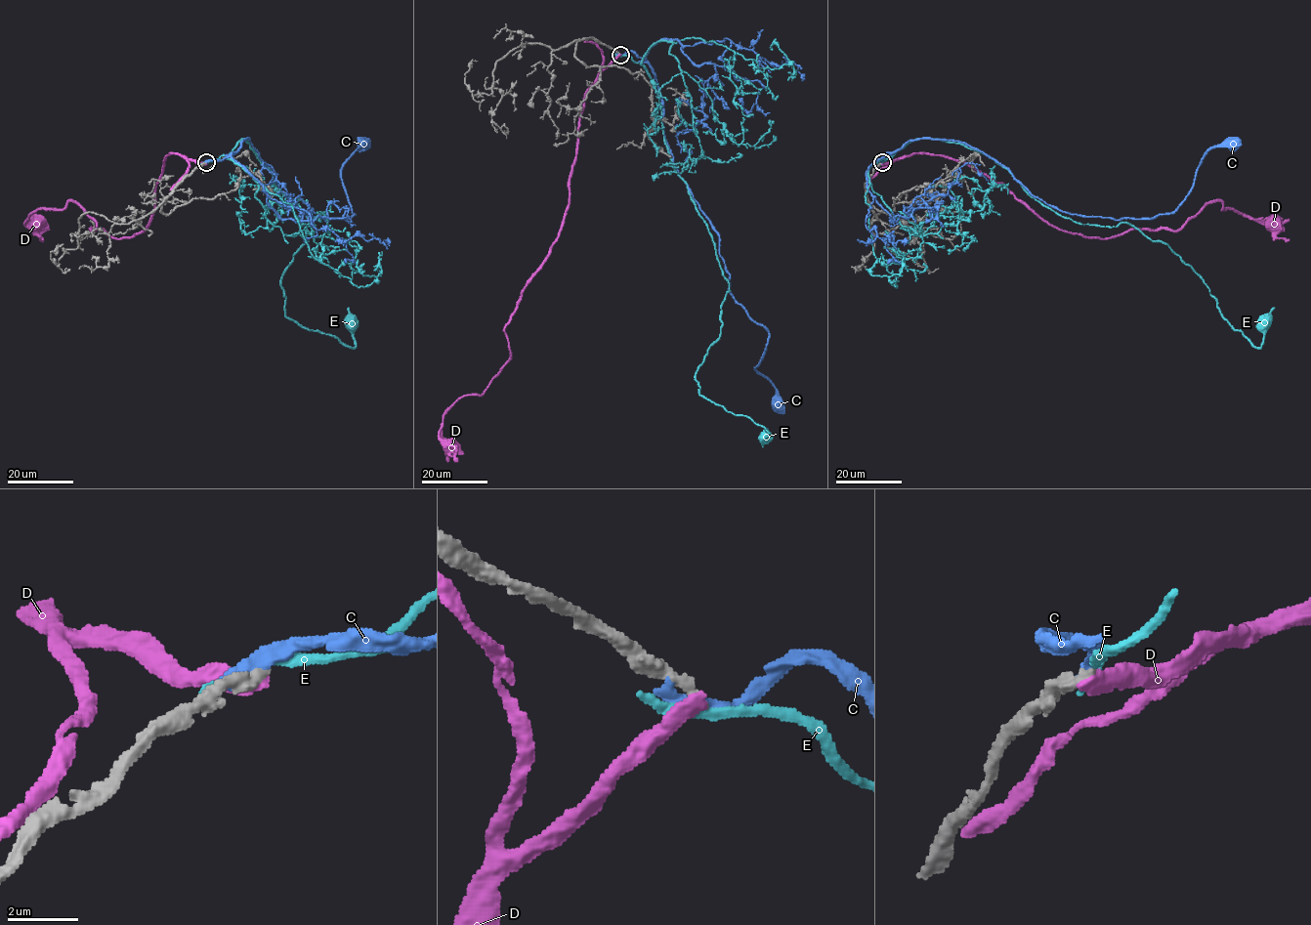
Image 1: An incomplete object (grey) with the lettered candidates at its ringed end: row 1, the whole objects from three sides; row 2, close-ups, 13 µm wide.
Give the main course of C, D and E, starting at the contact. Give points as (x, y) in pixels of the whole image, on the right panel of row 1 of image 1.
C: (881, 162), (909, 141), (957, 141), (1061, 210), (1154, 219), (1177, 208), (1210, 149), (1231, 142)
D: (881, 163), (917, 153), (965, 161), (1051, 225), (1086, 236), (1179, 230), (1216, 201), (1253, 219), (1276, 219)
E: (882, 162), (918, 139), (982, 151), (1062, 216), (1128, 223), (1162, 240), (1255, 347), (1264, 324)

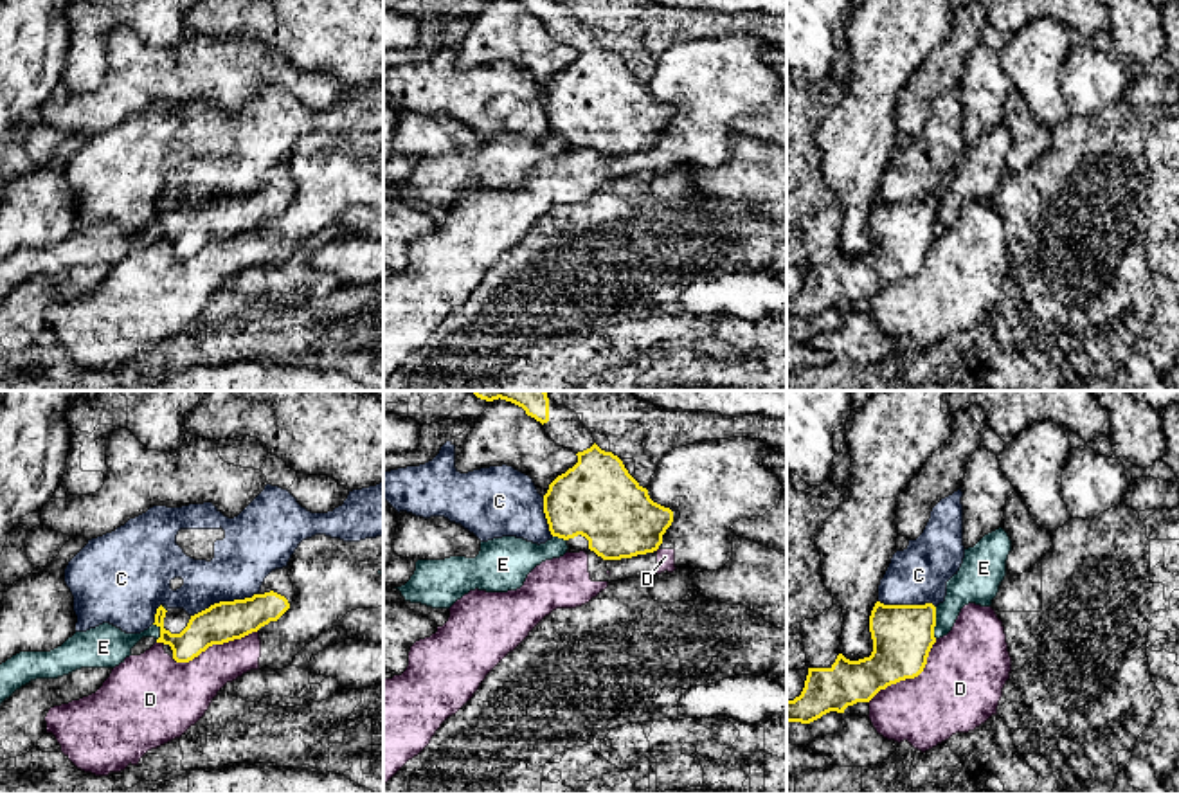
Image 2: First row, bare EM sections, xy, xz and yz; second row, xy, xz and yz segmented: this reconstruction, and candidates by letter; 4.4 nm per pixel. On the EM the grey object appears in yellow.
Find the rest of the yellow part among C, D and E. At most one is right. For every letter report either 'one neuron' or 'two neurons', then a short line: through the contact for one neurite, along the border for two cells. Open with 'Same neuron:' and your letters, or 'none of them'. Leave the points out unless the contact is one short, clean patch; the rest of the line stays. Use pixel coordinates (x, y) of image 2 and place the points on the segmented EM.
Same neuron: none of them
C: two neurons
D: two neurons
E: two neurons; line yz (936, 607), (935, 638)

